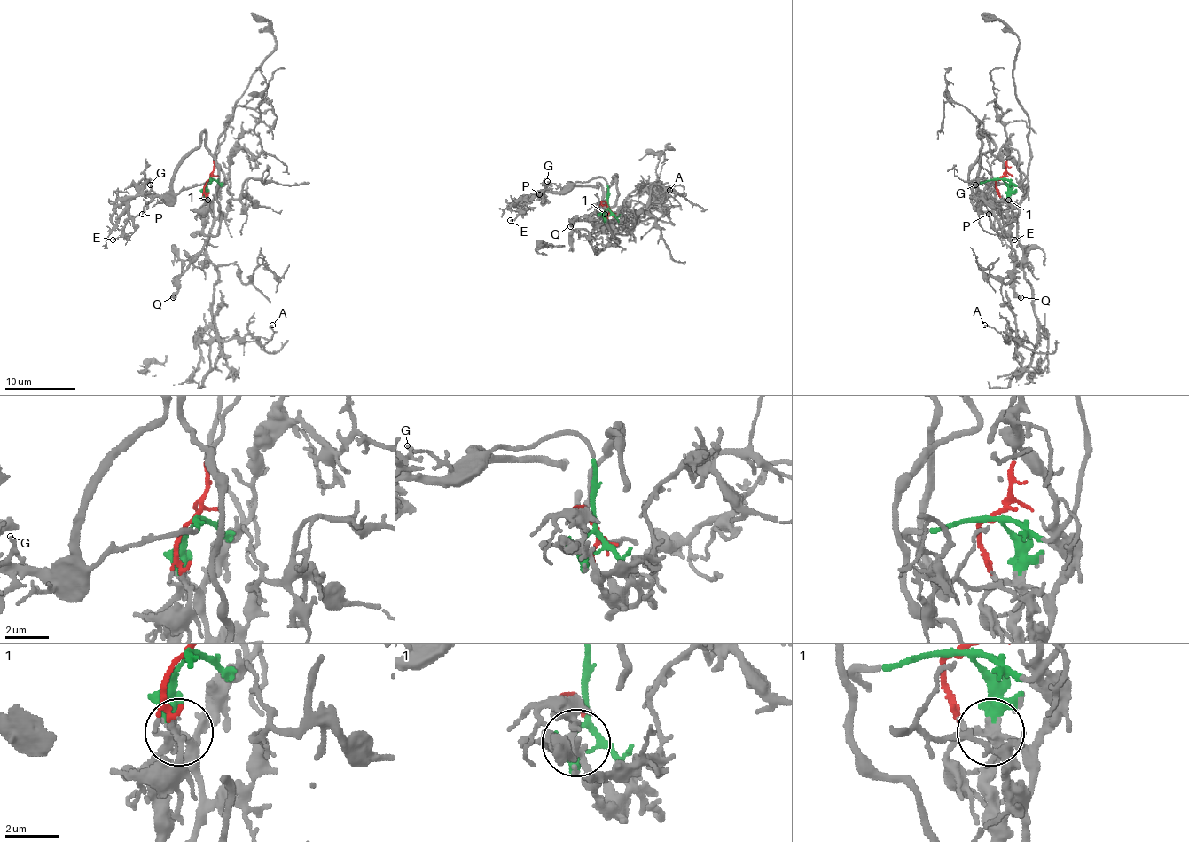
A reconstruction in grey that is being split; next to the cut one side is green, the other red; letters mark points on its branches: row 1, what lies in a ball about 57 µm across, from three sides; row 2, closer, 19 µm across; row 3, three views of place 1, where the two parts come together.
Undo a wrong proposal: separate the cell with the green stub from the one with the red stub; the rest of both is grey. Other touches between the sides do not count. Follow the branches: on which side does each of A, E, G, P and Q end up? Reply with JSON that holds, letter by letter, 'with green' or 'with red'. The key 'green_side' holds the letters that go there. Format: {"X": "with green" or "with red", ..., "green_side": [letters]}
{"A": "with red", "E": "with green", "G": "with green", "P": "with green", "Q": "with green", "green_side": ["E", "G", "P", "Q"]}

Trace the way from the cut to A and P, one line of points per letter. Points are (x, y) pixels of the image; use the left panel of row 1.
A: (210, 178), (207, 259), (217, 273), (212, 316), (221, 350), (212, 367), (215, 339), (270, 339), (272, 325)
P: (210, 178), (210, 182), (205, 184), (155, 196), (143, 214)

